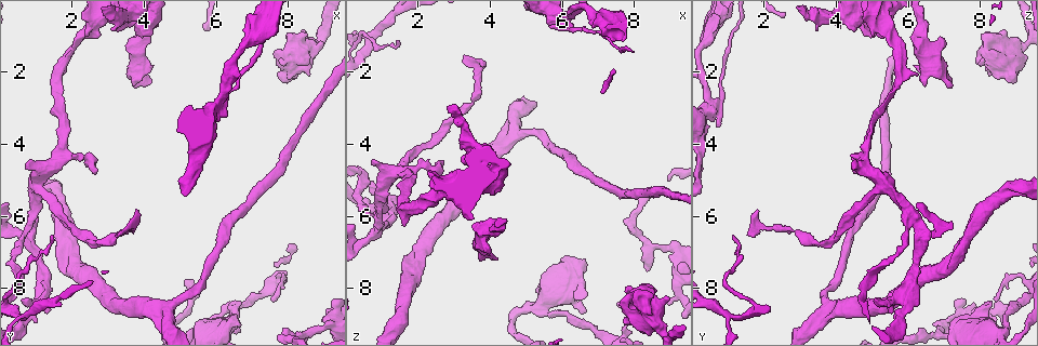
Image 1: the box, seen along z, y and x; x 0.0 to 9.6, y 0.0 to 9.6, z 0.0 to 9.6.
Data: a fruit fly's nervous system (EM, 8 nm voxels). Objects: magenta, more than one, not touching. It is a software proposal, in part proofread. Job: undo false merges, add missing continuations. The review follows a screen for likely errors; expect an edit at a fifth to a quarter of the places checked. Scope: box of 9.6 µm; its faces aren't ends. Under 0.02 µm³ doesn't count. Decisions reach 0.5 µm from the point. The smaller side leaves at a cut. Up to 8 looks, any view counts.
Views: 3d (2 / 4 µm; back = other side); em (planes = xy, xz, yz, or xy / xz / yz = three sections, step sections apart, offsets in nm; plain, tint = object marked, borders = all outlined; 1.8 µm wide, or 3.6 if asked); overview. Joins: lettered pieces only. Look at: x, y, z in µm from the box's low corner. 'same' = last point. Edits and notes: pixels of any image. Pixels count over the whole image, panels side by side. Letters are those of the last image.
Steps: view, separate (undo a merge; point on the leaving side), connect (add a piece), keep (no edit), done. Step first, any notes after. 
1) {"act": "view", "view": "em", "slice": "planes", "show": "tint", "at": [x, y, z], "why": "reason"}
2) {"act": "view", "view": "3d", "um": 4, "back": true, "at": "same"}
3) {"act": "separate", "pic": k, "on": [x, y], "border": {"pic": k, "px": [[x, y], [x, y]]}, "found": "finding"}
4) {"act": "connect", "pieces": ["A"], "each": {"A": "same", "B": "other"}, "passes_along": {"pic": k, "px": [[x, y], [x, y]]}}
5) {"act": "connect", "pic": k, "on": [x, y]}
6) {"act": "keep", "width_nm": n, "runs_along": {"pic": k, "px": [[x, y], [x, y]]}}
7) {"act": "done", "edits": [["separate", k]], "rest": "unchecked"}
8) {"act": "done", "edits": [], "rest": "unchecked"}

{"act": "view", "view": "em", "um": 3.6, "slice": "xz", "step": 16, "show": "tint", "at": [4.20, 1.90, 6.15], "why": "branch stops here"}

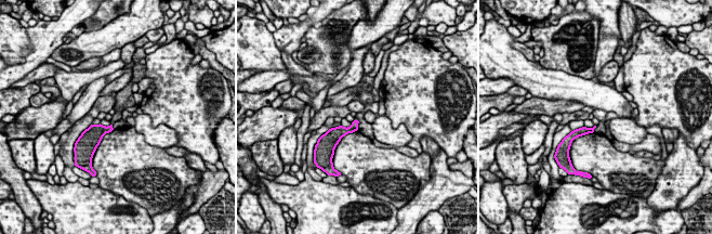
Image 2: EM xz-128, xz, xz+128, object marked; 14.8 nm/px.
{"act": "view", "view": "em", "um": 3.6, "slice": "planes", "show": "borders", "at": "same"}

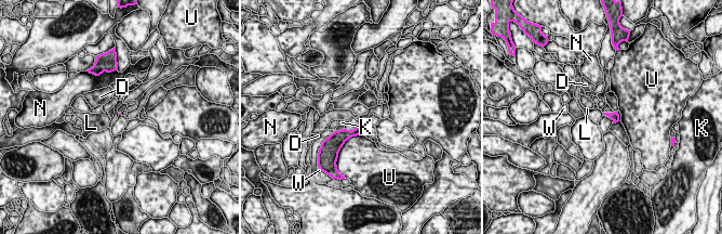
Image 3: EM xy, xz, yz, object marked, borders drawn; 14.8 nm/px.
{"act": "keep", "each": {"D": "other", "K": "other", "L": "other", "N": "other", "U": "other", "W": "other"}, "border": {"pic": 3, "px": [[358, 134], [349, 138], [341, 148]]}, "found": "none of them fits"}

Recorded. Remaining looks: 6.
{"act": "view", "view": "3d", "um": 4, "at": [0.80, 6.50, 6.50], "why": "three-way junction"}

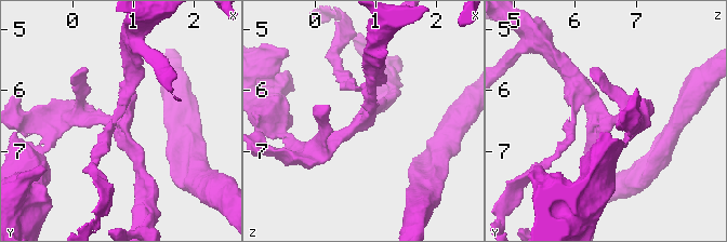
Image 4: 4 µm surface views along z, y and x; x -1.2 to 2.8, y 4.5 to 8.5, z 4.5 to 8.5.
{"act": "view", "view": "em", "slice": "planes", "show": "tint", "at": [0.85, 6.50, 6.45]}

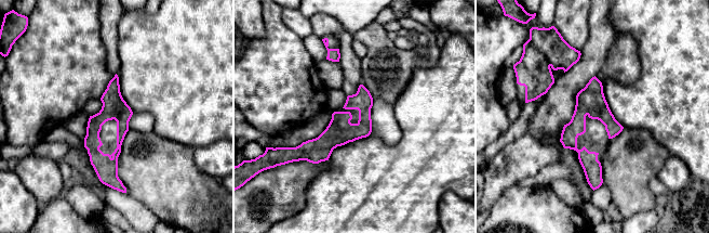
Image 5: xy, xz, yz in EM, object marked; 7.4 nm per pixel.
{"act": "view", "view": "em", "slice": "planes", "show": "borders", "at": "same"}

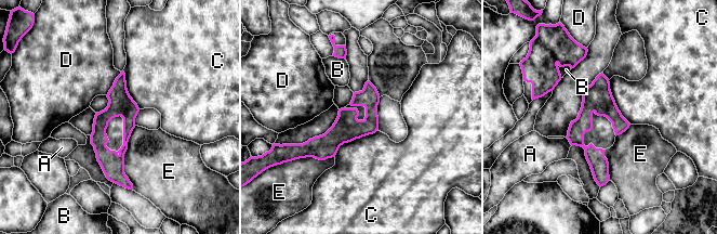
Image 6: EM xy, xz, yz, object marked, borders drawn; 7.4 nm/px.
{"act": "keep", "longest_contact_nm": ["E", 480], "each": {"A": "other", "B": "other", "C": "other", "D": "other", "E": "other"}, "runs_along": {"pic": 6, "px": [[122, 76], [100, 147], [124, 182]]}, "found": "one neuron here"}

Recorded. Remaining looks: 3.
{"act": "view", "view": "3d", "um": 4, "at": [1.05, 5.05, 5.30], "why": "branch point"}

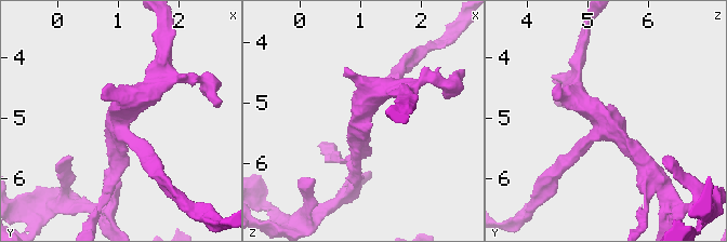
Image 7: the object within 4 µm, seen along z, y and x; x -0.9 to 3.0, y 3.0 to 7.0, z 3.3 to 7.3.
{"act": "view", "view": "em", "slice": "planes", "show": "tint", "at": [1.05, 5.05, 5.20], "arms": 3, "why": "need the tissue"}

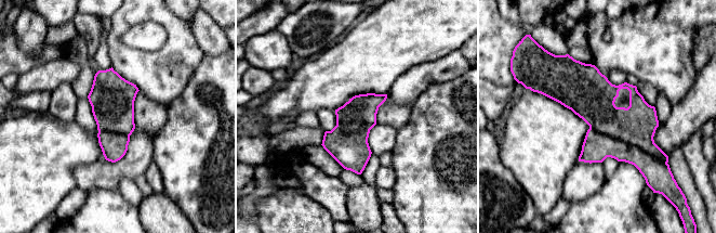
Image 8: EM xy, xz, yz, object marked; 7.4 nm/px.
{"act": "view", "view": "em", "slice": "planes", "show": "borders", "at": "same", "why": "see the neighbours"}

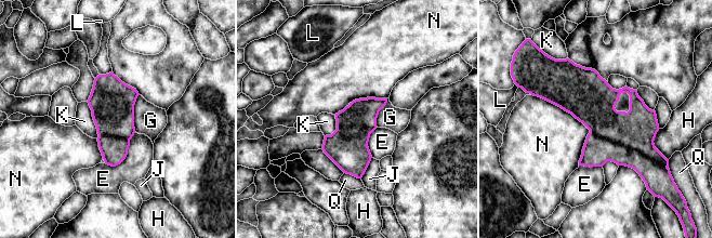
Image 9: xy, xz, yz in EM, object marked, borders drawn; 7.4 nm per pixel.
{"act": "keep", "each": {"E": "other", "G": "other", "H": "other", "J": "other", "K": "other", "L": "other", "N": "other", "Q": "other"}, "border": {"pic": 9, "px": [[531, 94], [589, 130], [579, 164]]}, "found": "one neuron here"}

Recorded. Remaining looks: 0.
{"act": "done", "edits": [], "rest": "unchecked"}

